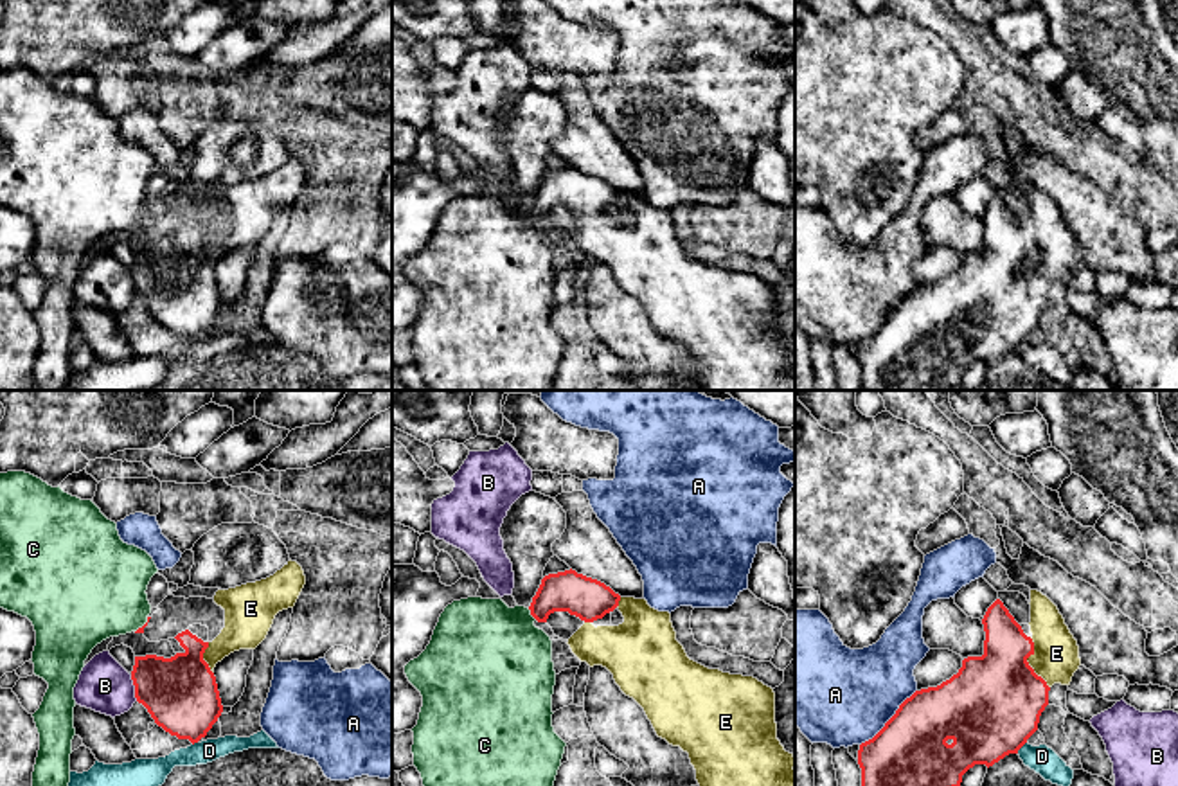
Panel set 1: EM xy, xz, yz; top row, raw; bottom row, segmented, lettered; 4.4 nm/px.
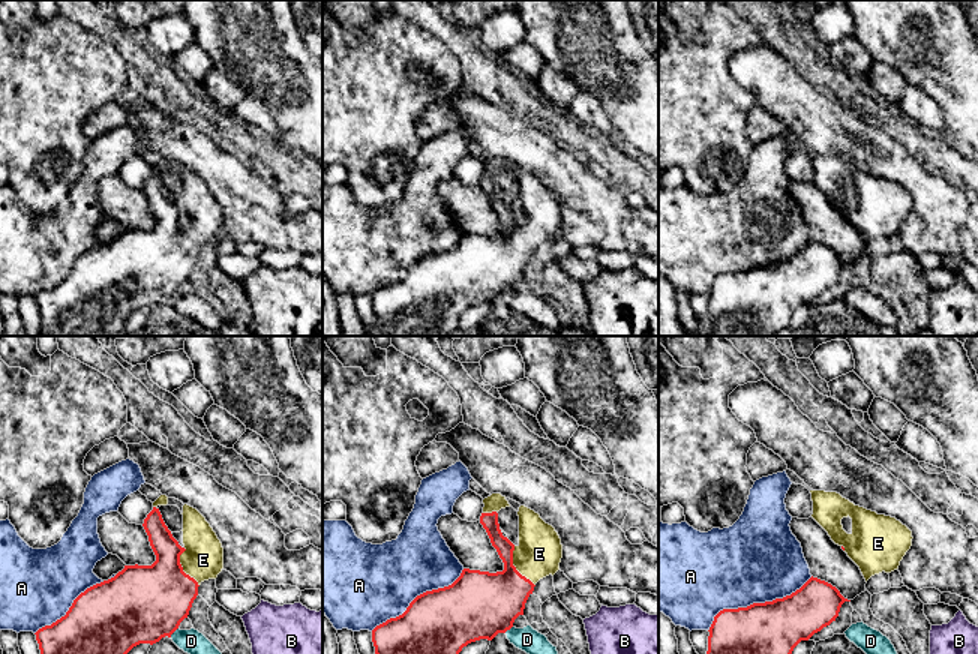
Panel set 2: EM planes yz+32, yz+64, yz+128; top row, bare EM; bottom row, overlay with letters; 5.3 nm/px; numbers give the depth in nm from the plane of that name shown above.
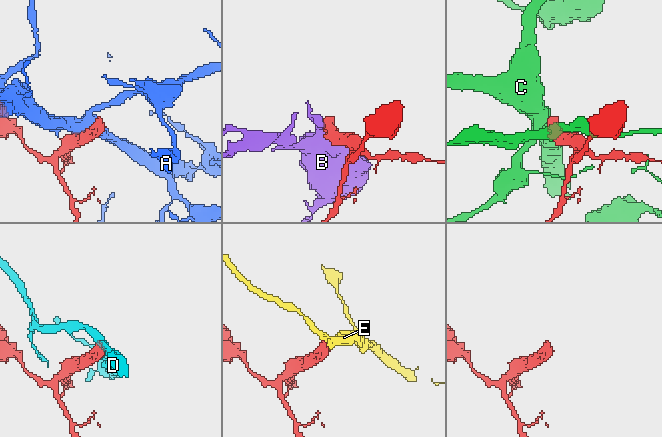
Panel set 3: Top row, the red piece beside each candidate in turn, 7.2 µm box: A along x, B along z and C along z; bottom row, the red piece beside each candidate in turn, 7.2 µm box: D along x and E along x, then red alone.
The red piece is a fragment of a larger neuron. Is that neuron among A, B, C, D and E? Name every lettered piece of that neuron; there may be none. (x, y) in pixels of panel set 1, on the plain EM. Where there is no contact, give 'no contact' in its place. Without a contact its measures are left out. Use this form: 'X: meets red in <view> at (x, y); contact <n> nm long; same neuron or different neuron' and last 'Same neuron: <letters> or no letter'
A: meets red in yz at (889, 317); contact 360 nm long; different neuron
B: meets red in xy at (135, 285); contact 120 nm long; different neuron
C: meets red in xz at (531, 211); contact 70 nm long; different neuron
D: meets red in yz at (1022, 342); contact 70 nm long; different neuron
E: meets red in yz at (1027, 259); contact 240 nm long; same neuron
Same neuron: E

